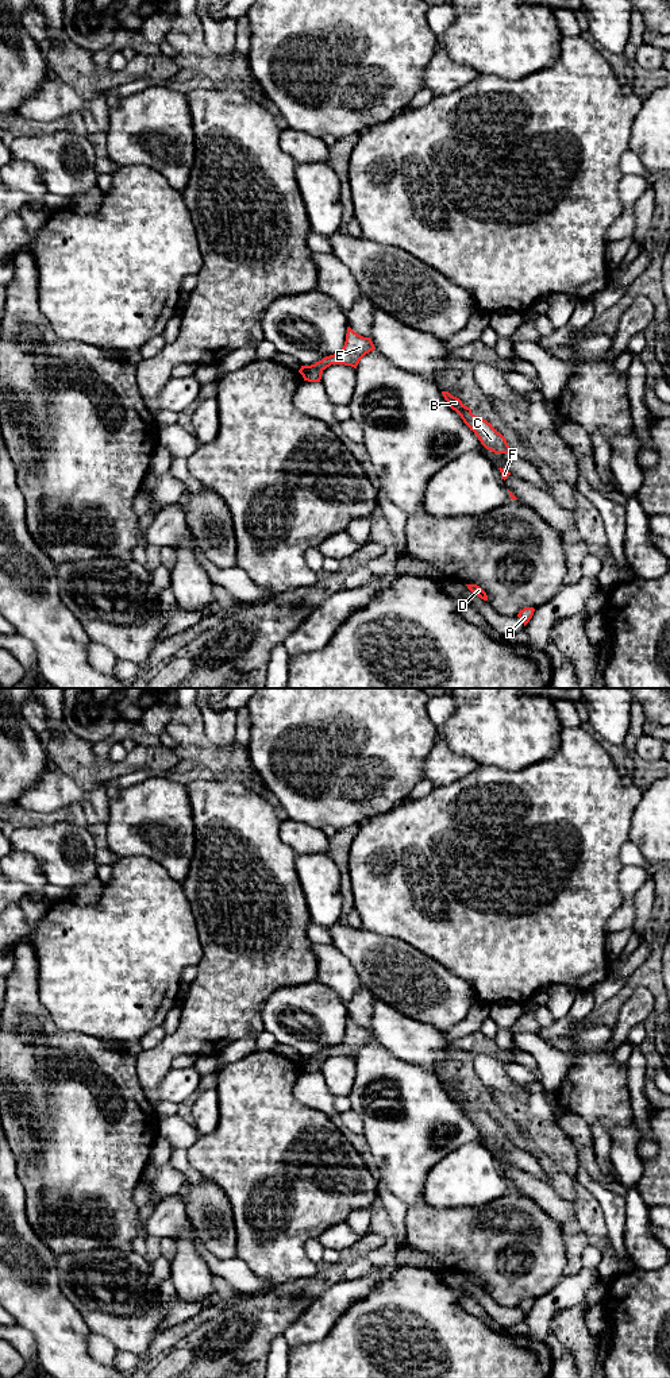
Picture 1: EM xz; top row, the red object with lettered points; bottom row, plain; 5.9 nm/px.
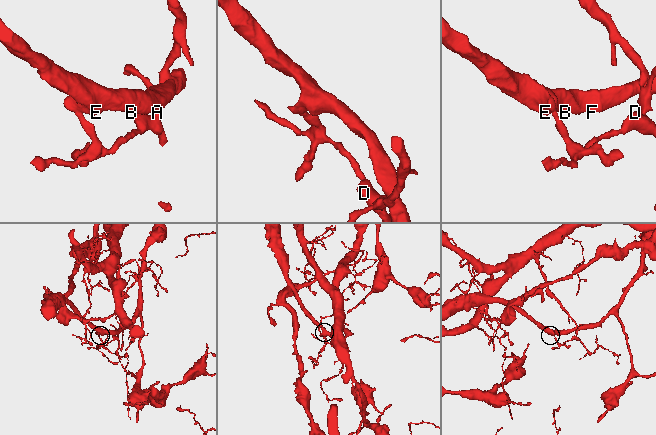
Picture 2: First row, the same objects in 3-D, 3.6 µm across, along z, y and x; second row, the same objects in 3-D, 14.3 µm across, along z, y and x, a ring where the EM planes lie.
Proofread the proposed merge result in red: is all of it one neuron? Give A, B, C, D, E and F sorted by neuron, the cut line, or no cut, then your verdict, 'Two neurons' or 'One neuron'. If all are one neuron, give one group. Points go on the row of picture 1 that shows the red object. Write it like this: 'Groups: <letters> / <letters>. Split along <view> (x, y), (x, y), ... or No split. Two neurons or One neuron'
Groups: A D / B C E F. Split along xz (322, 370), (307, 370), (301, 374). Two neurons

